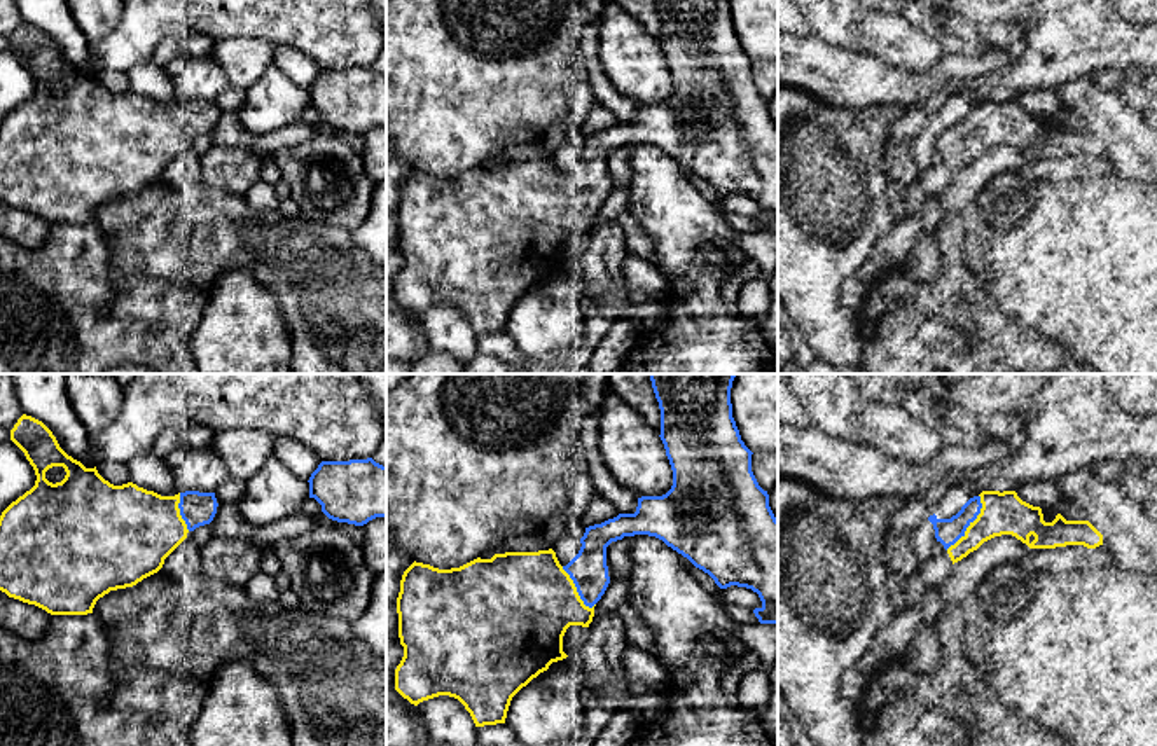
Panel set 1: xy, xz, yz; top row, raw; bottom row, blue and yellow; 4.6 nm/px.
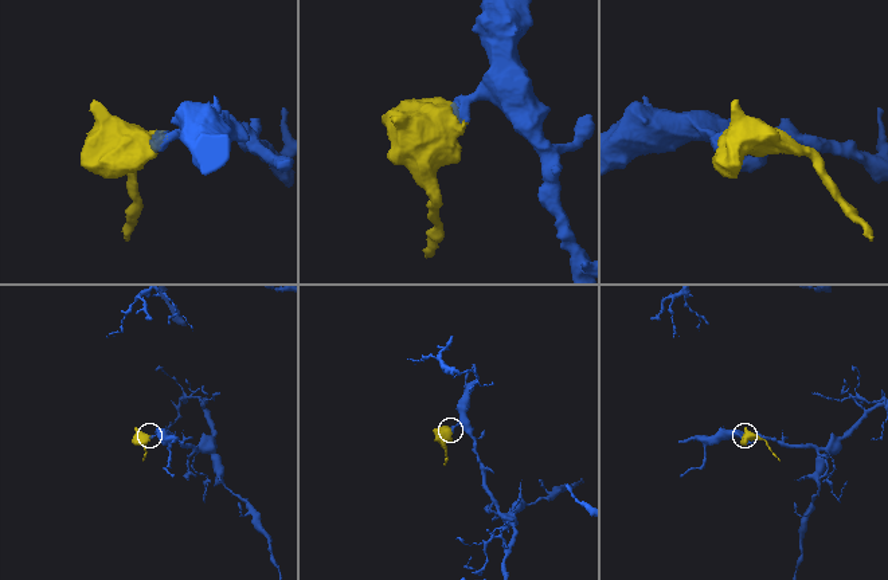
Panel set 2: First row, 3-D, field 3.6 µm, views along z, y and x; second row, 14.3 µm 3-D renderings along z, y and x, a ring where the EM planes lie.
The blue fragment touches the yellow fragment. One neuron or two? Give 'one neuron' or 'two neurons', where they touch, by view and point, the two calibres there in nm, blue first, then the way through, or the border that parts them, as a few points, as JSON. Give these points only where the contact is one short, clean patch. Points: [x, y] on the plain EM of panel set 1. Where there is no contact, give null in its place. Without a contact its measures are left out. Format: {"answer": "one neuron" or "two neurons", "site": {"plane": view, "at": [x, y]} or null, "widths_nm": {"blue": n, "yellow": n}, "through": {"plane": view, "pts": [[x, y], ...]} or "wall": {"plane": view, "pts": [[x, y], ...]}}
{"answer": "one neuron", "site": {"plane": "yz", "at": [972, 130]}, "widths_nm": {"blue": 120, "yellow": 190}}

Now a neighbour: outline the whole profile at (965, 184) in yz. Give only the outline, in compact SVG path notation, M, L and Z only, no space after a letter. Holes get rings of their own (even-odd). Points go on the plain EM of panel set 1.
M1012 143L994 145L954 171L937 197L946 211L963 213L993 176L1005 169L1021 169L1028 159L1029 155Z

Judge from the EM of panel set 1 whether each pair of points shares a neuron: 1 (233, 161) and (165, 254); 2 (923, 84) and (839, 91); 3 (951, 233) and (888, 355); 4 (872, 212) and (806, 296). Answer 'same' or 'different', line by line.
1: different
2: same
3: same
4: same

